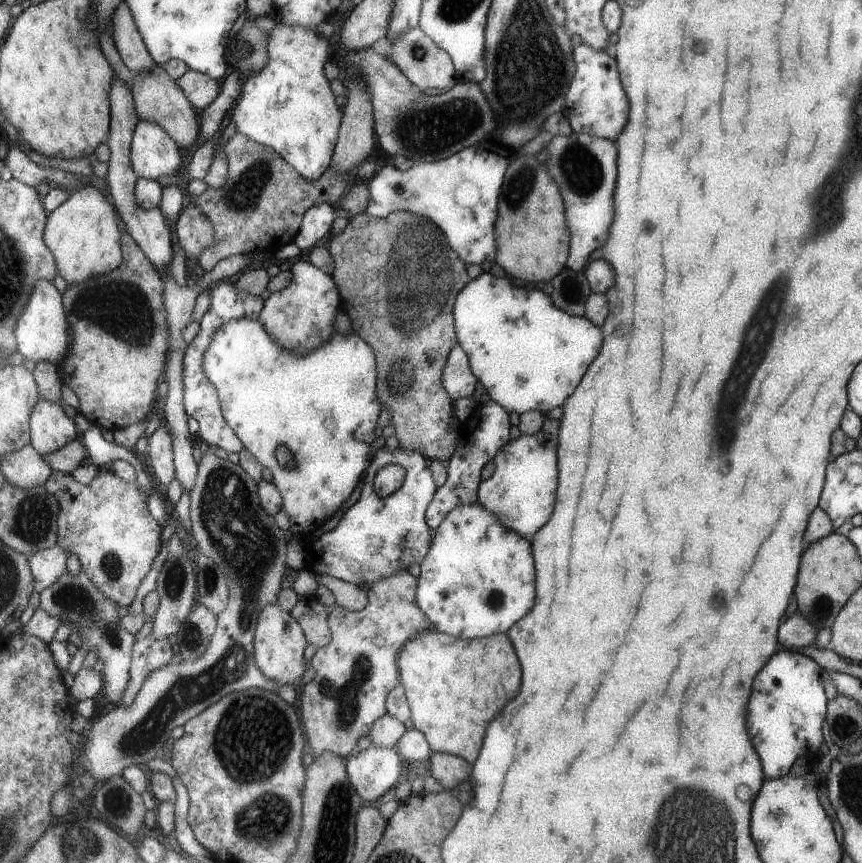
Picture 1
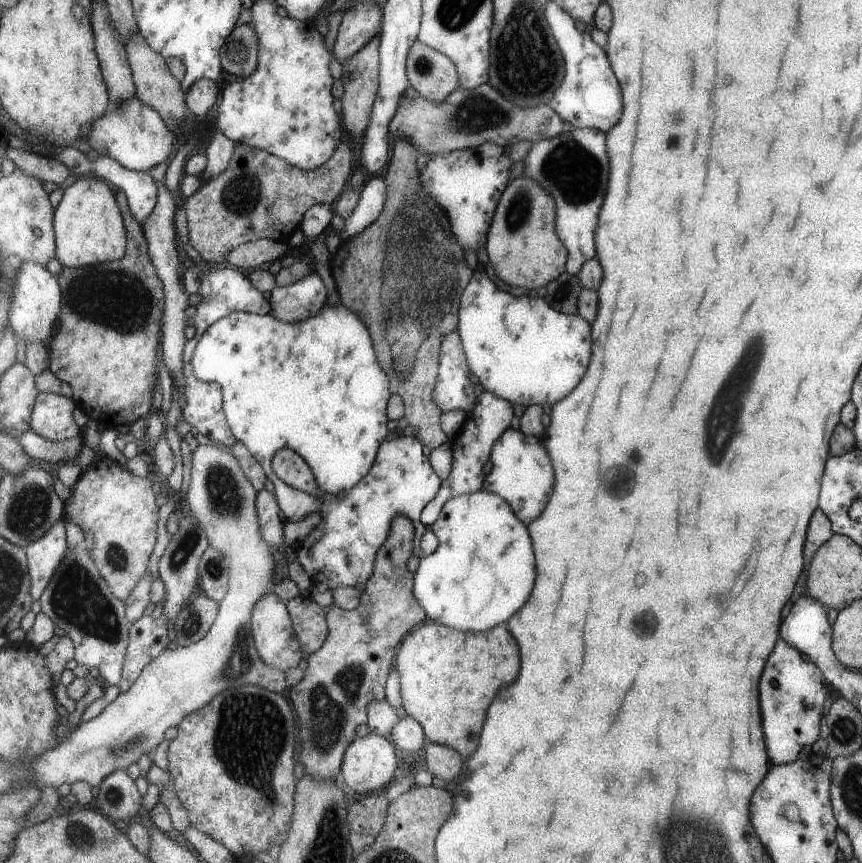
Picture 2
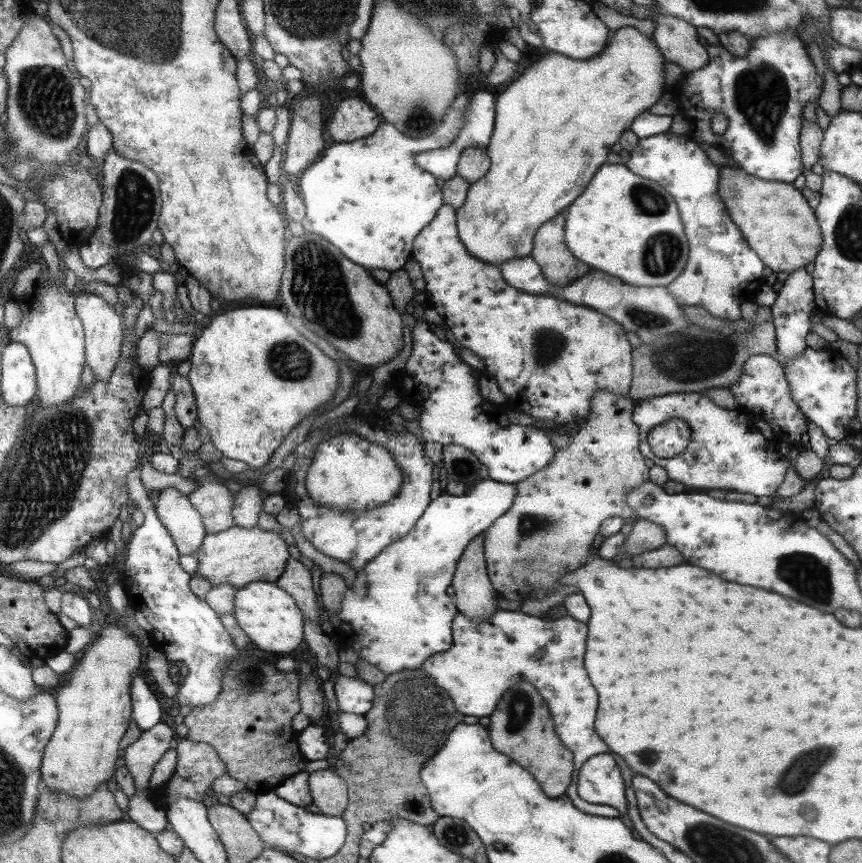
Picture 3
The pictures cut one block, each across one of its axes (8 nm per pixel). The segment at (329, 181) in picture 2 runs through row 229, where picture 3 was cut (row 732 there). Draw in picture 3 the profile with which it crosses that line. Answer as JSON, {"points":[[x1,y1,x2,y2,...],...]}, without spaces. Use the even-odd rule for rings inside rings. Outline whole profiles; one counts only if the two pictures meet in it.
{"points":[[239,652,229,666,225,665,222,676,222,690,219,697,209,704,195,706,183,717,182,723,187,727,186,739,193,742,204,742,212,746,223,762,227,775,239,782,256,795,271,793,288,776,303,771,308,760,301,755,297,748,297,735,293,727,294,715,301,710,298,700,299,674,297,671,279,672,275,665,263,666,263,660]]}

